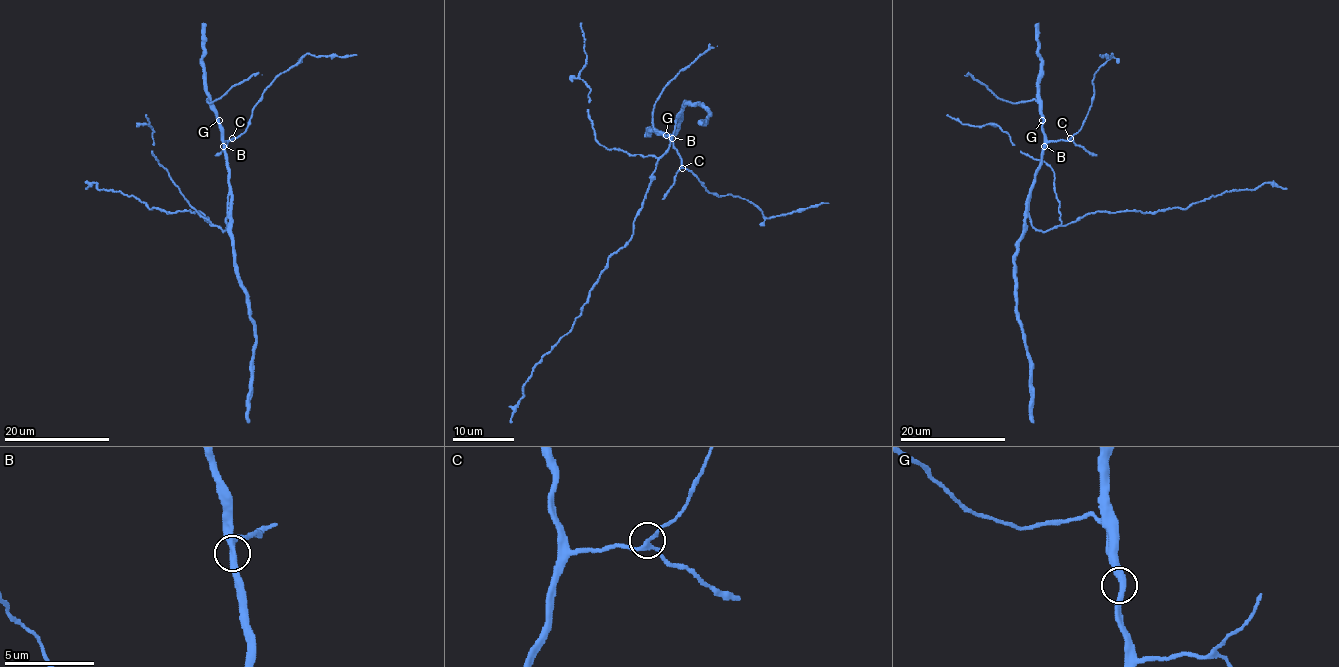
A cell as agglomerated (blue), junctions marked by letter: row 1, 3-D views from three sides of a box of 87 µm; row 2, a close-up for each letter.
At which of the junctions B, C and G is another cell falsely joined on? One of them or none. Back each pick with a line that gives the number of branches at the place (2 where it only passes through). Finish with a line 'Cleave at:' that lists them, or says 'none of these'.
Cleave at: none of these

